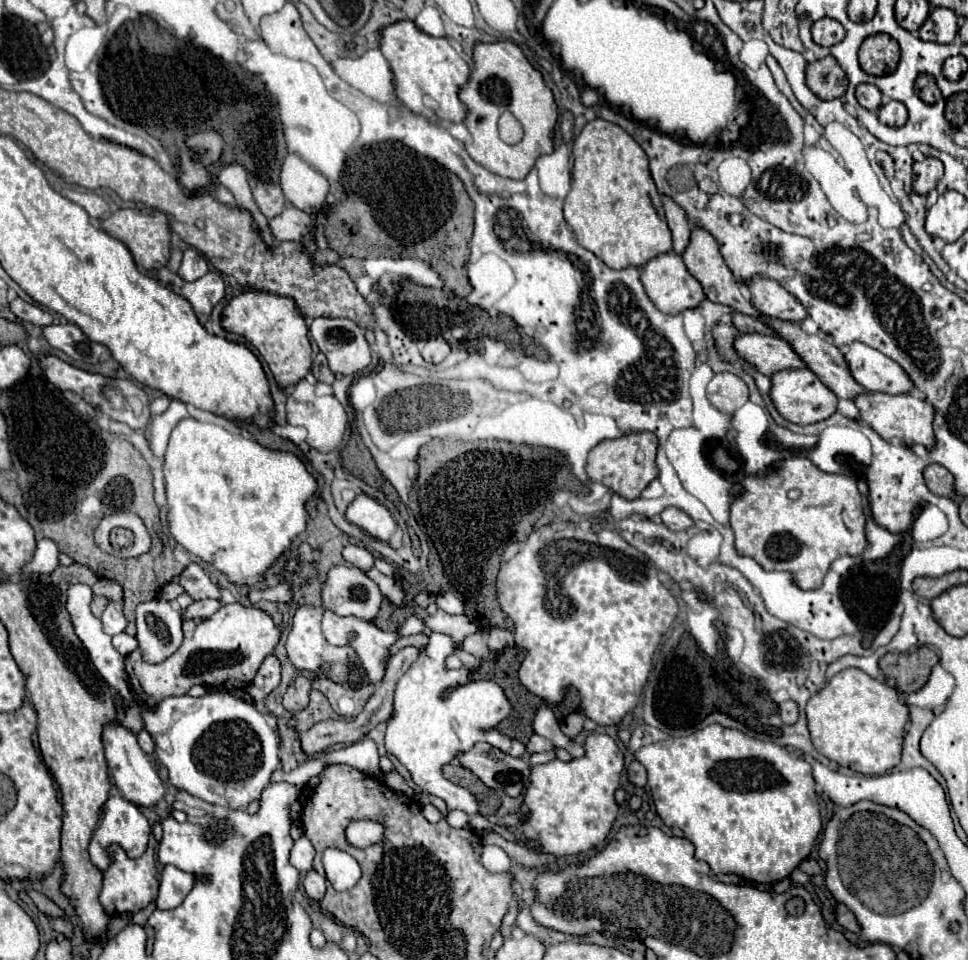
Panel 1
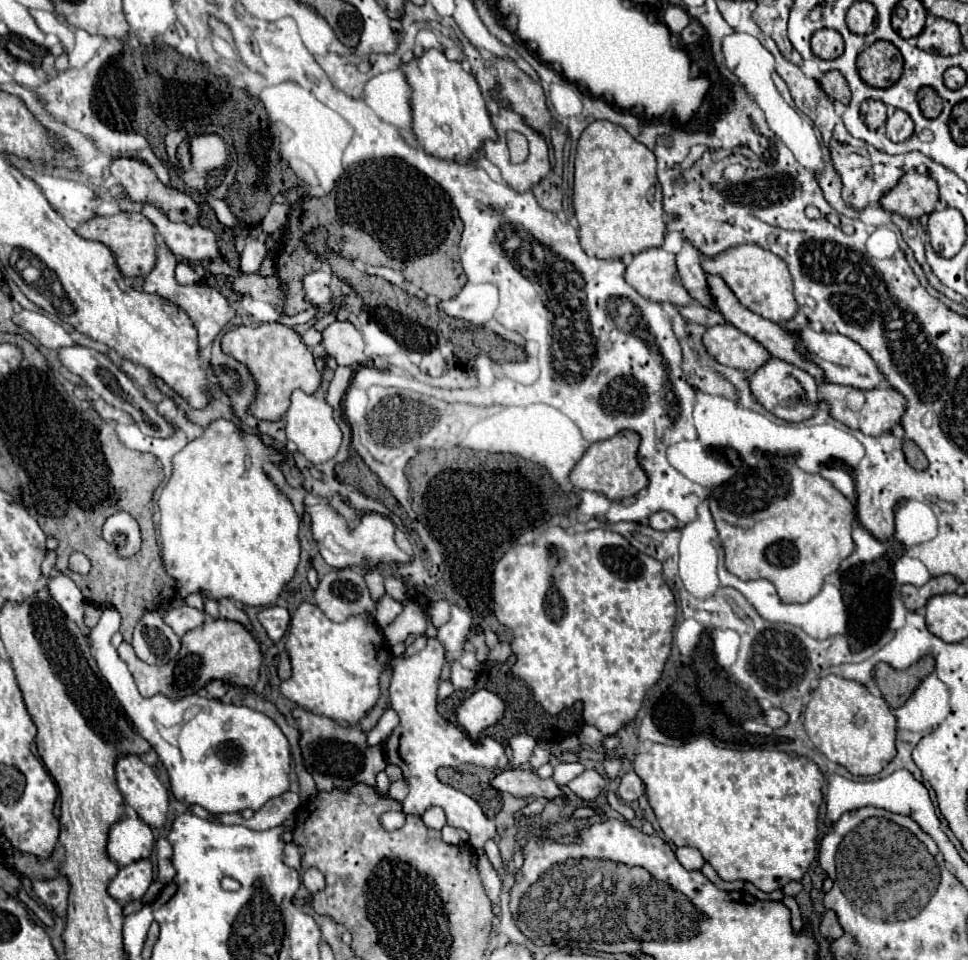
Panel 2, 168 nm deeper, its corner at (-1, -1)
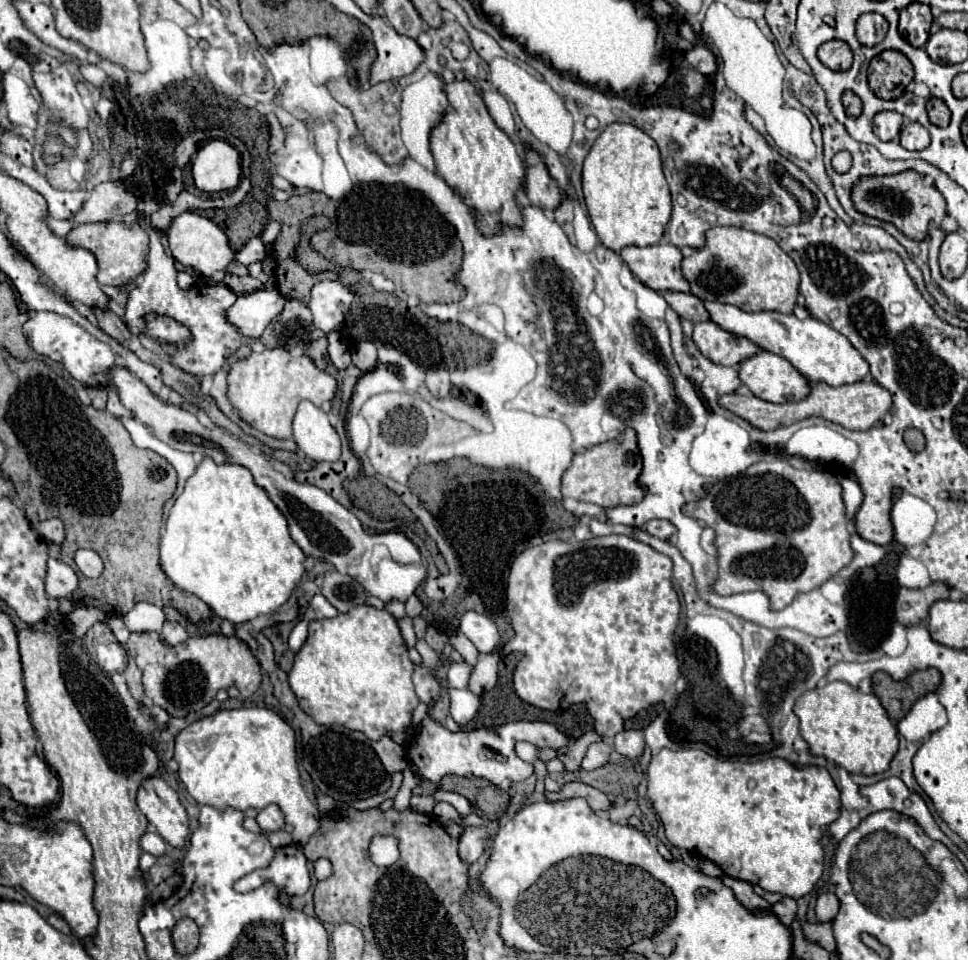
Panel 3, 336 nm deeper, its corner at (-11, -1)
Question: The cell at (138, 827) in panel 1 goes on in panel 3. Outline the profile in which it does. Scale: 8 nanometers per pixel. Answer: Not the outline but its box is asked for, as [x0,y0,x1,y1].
[140,831,166,857]

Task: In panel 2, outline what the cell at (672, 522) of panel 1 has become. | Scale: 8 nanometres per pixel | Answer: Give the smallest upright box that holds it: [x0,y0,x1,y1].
[650,511,678,531]

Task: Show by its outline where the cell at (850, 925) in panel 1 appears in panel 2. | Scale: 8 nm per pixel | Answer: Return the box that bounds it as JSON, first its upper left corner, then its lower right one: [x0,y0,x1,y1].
[820,911,844,939]

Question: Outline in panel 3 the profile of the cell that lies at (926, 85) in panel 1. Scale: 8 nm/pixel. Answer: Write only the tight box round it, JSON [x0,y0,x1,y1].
[926,97,950,127]

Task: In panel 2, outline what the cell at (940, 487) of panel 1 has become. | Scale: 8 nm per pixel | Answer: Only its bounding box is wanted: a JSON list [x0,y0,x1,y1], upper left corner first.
[904,441,928,471]

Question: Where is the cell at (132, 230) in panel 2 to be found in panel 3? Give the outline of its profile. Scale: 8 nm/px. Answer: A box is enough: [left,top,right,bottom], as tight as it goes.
[66,223,148,287]

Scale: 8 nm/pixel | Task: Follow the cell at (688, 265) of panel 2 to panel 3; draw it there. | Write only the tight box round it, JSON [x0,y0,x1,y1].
[704,301,870,385]

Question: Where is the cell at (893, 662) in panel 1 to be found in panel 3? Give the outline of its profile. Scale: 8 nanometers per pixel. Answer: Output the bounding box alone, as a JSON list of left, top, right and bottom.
[872,669,942,721]

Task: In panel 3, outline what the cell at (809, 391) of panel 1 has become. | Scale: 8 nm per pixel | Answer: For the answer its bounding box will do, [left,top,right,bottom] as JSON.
[738,351,808,403]

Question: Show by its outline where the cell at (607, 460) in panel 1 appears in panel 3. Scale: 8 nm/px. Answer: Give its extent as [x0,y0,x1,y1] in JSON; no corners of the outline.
[562,427,644,509]

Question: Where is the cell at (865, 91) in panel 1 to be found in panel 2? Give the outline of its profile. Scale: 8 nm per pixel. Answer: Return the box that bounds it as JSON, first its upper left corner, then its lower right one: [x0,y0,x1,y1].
[860,99,886,129]

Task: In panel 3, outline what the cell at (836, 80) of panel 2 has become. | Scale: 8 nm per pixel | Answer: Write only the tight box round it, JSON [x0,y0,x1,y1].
[842,91,862,117]

